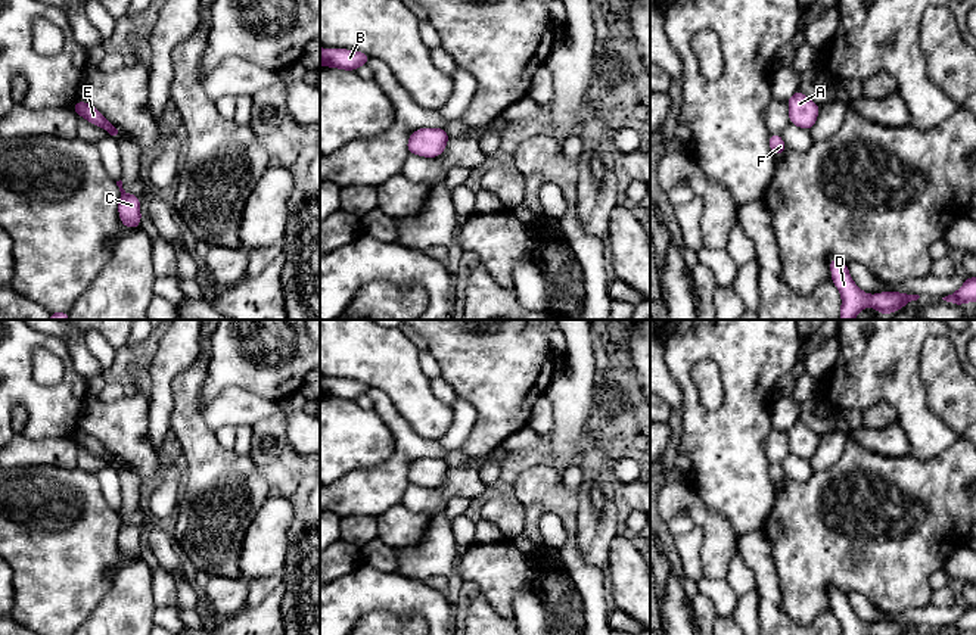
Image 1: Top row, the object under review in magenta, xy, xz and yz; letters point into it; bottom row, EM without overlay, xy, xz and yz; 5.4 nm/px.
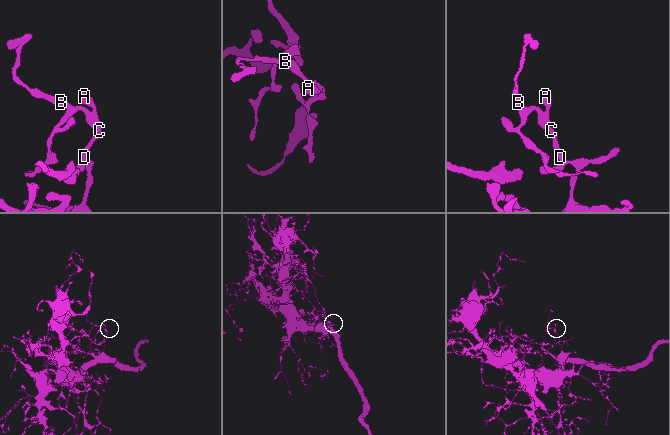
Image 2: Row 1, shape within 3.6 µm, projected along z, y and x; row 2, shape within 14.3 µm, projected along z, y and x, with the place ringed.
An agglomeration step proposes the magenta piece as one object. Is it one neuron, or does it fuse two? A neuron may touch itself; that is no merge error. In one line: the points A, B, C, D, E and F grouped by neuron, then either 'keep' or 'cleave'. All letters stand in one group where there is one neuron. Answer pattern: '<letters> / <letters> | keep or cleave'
A B C D E F | keep

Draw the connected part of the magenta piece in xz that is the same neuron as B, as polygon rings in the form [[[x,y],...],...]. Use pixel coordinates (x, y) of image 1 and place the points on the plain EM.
[[[320,377],[320,395],[327,398],[355,401],[357,398],[366,395],[370,387],[370,385],[357,380]]]

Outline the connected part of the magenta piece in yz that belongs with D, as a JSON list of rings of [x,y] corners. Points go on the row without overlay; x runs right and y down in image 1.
[[[834,586],[830,589],[830,601],[832,611],[840,622],[842,635],[907,635],[920,628],[919,625],[899,622],[867,625],[851,608],[848,595]]]

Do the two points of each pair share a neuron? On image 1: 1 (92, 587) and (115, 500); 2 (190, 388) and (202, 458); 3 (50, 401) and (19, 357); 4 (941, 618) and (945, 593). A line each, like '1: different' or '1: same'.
1: different
2: same
3: same
4: different

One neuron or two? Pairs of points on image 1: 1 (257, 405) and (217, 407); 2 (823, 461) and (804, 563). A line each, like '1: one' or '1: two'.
1: one
2: two

